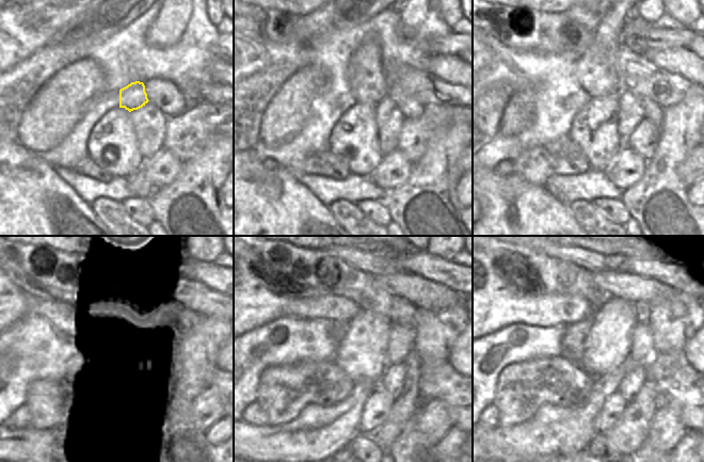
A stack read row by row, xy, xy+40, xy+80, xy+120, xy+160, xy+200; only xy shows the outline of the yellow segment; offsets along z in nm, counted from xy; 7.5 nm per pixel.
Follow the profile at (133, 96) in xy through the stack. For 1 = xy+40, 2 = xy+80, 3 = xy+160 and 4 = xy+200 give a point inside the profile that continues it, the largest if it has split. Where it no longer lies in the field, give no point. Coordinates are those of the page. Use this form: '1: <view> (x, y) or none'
1: xy+40 (369, 82)
2: xy+80 (605, 68)
3: xy+160 (255, 305)
4: xy+200 (494, 303)

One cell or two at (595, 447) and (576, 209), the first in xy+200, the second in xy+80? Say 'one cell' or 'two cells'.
two cells

